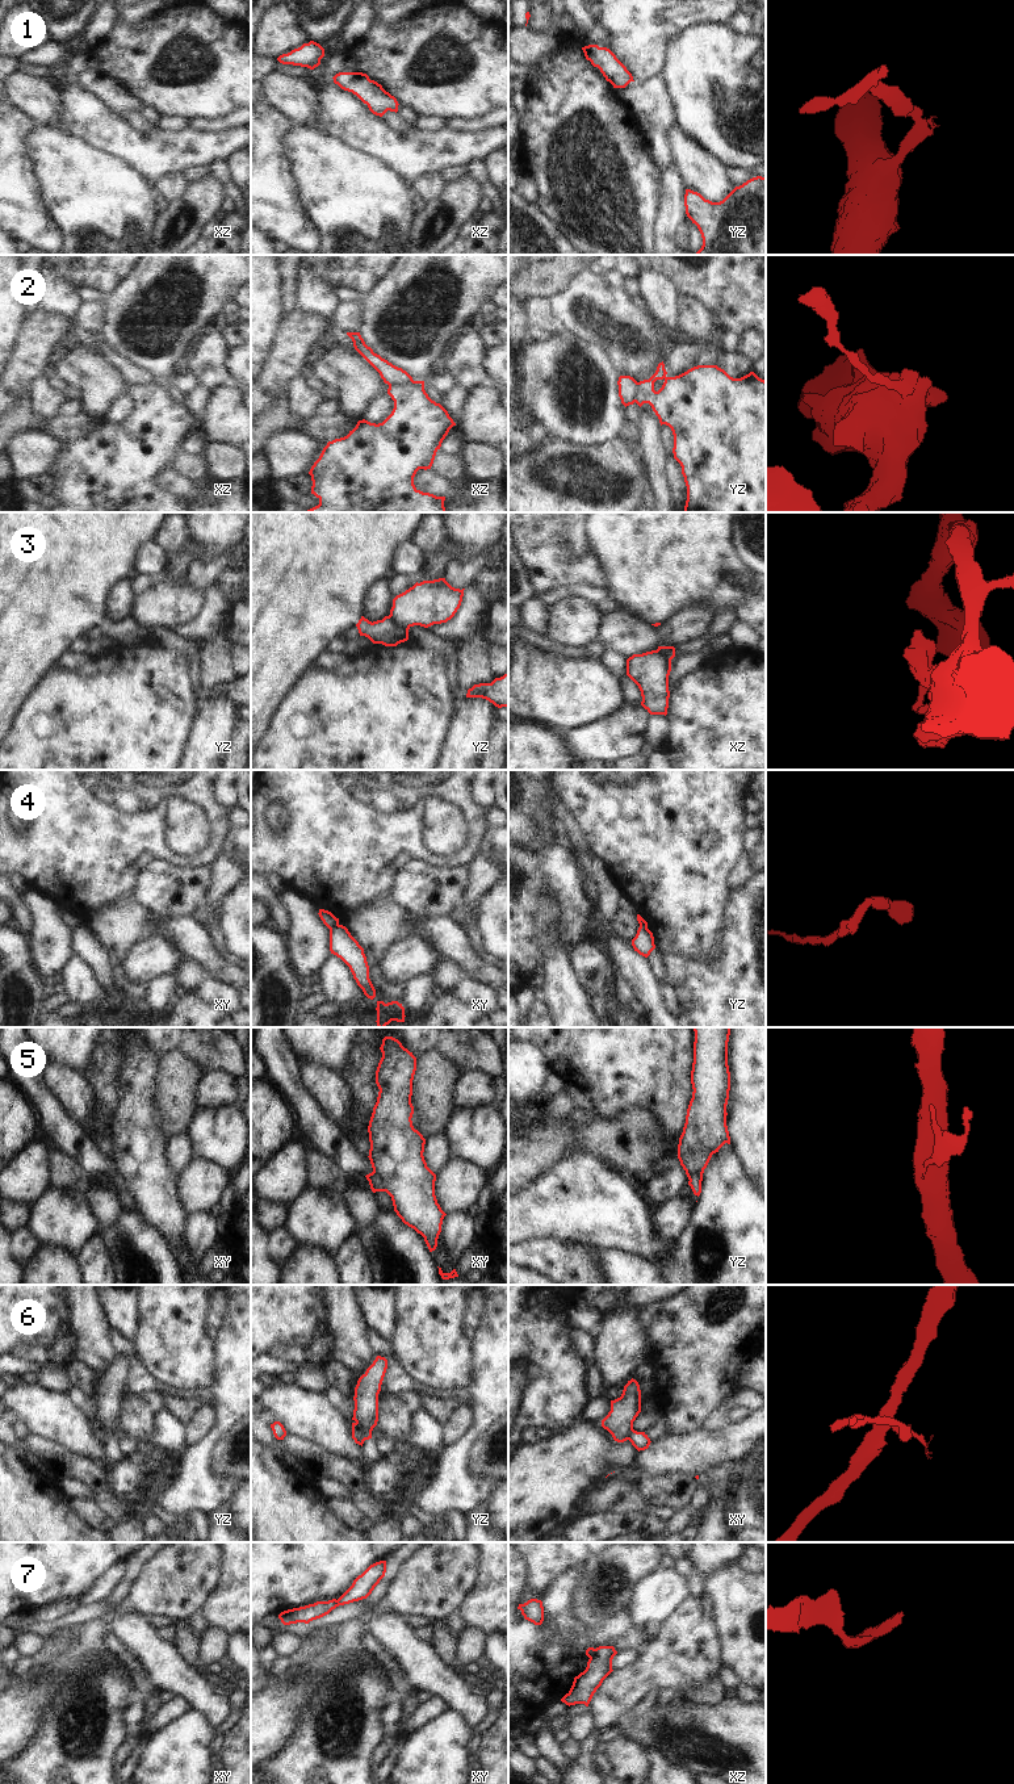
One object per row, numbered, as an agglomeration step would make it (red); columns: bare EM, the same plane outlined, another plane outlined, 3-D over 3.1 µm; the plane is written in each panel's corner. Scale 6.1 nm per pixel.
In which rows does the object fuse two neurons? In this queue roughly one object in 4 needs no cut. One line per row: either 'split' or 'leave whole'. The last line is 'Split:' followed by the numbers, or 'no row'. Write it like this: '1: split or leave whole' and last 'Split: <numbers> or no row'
1: leave whole
2: split
3: split
4: split
5: split
6: split
7: split
Split: 2, 3, 4, 5, 6, 7

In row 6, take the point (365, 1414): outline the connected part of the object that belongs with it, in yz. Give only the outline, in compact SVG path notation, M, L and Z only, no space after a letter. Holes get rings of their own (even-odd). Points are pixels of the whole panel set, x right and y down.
M377 1356L355 1387L352 1429L359 1429L365 1440L372 1438L372 1431L378 1421L378 1394L386 1369L387 1360Z

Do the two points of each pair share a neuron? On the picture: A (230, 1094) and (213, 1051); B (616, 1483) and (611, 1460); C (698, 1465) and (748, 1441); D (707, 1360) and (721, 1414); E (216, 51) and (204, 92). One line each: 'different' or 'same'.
A: different
B: different
C: same
D: different
E: same

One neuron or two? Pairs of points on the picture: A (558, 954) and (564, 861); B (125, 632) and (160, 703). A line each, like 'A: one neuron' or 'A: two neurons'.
A: two neurons
B: two neurons

